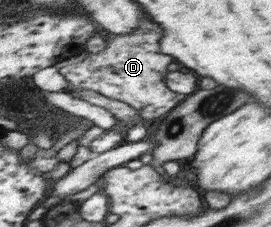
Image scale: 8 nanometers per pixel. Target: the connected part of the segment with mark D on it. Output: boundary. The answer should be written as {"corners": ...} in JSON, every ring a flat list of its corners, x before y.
{"corners":[[145,19,135,35,107,35,105,51,97,53,93,57,85,57,85,61,65,61,65,67,61,73,69,79,69,89,75,98,82,97,84,91,97,91,132,105,138,109,142,117,147,119,159,119,163,115,173,111,181,101,185,101,185,95,179,95,171,90,166,83,169,75,169,65,175,61,171,55,161,53,161,39,163,29]]}

